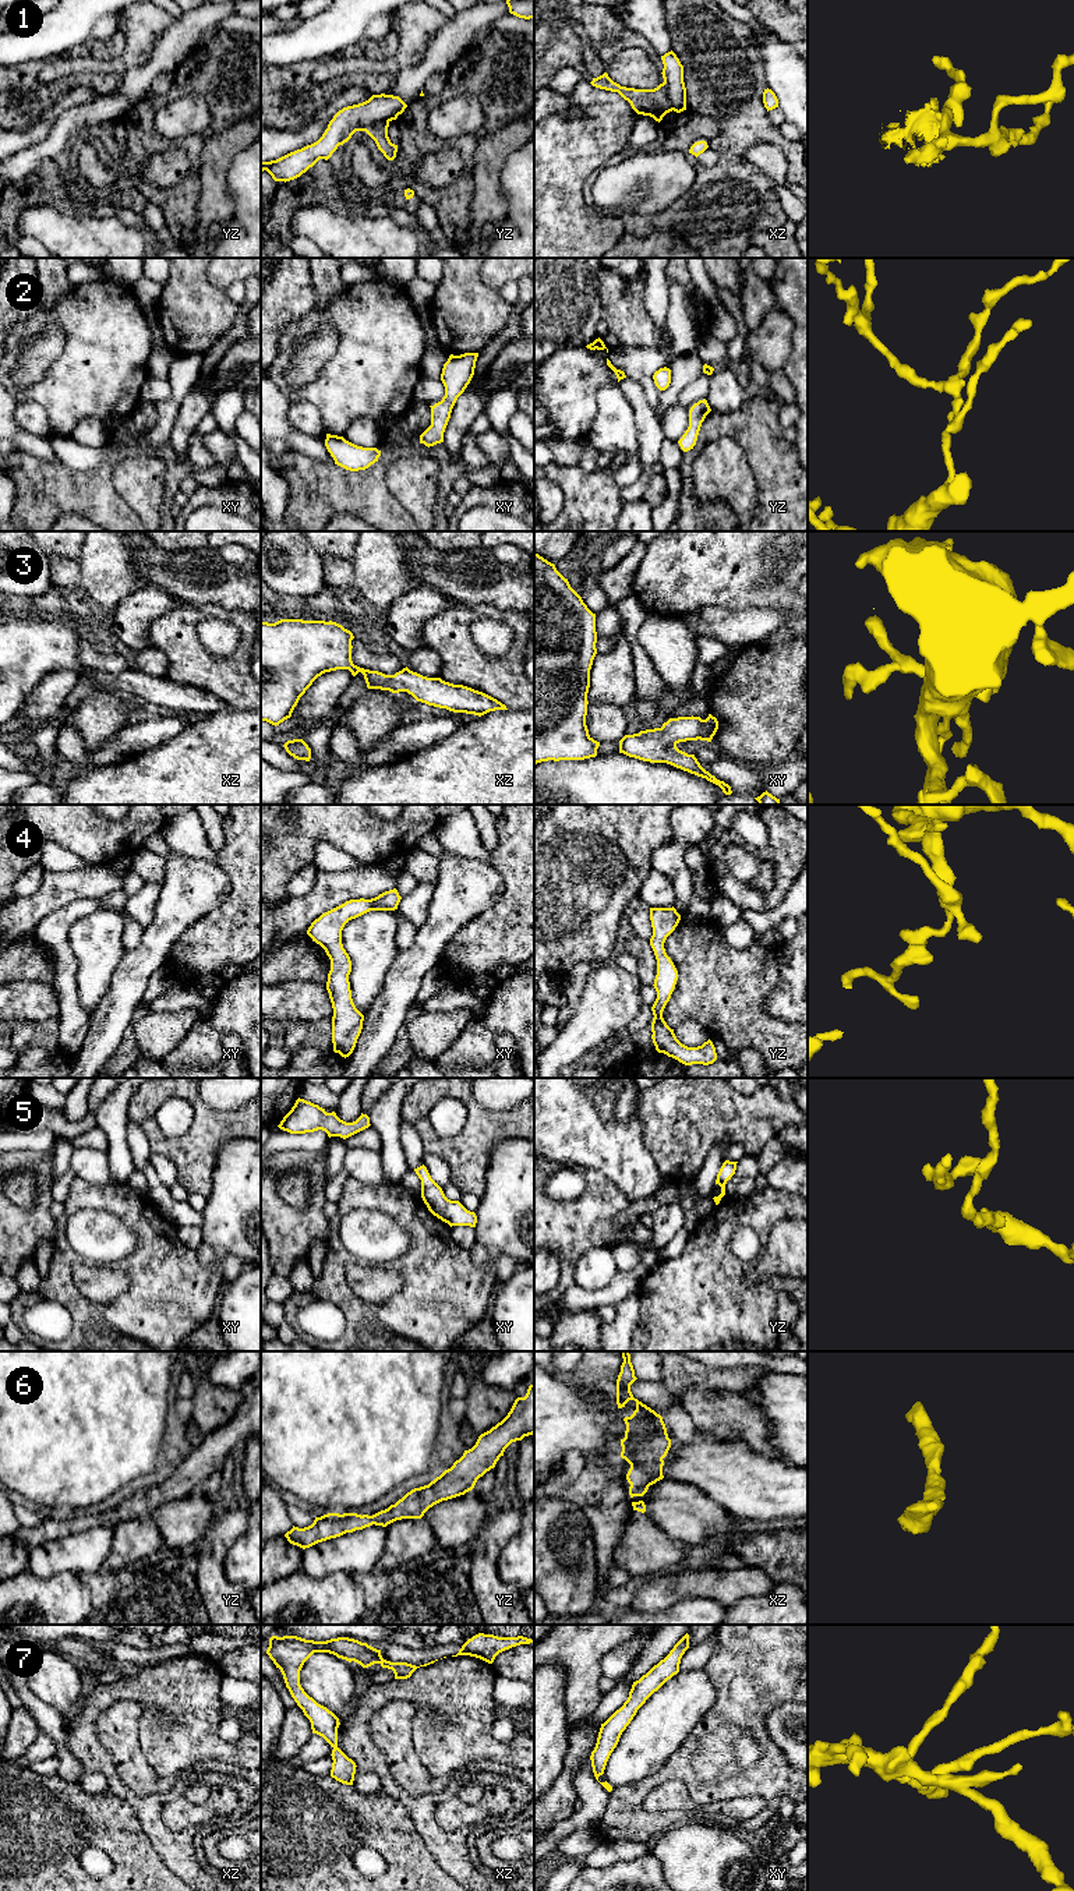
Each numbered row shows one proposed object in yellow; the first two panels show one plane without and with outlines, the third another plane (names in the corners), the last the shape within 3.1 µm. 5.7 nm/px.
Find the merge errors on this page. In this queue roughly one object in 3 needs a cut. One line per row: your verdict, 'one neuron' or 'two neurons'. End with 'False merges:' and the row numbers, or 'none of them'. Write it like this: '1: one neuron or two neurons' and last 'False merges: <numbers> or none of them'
1: two neurons
2: one neuron
3: one neuron
4: one neuron
5: one neuron
6: one neuron
7: one neuron
False merges: 1

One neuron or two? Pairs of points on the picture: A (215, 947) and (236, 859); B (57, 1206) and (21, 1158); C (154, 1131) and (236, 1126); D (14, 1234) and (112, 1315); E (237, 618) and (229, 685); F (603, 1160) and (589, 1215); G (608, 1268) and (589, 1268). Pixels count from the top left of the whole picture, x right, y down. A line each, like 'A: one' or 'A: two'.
A: one
B: two
C: one
D: two
E: one
F: two
G: one

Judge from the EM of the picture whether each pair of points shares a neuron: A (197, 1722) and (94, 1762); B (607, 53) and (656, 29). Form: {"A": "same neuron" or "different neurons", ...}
{"A": "same neuron", "B": "different neurons"}

